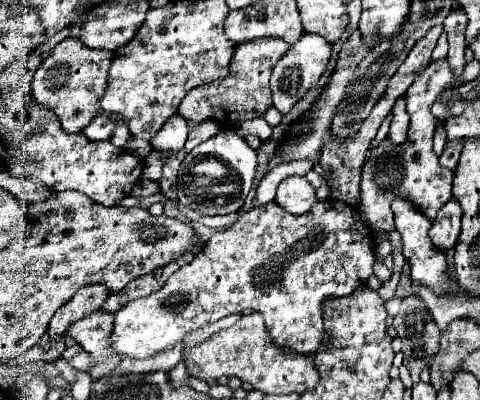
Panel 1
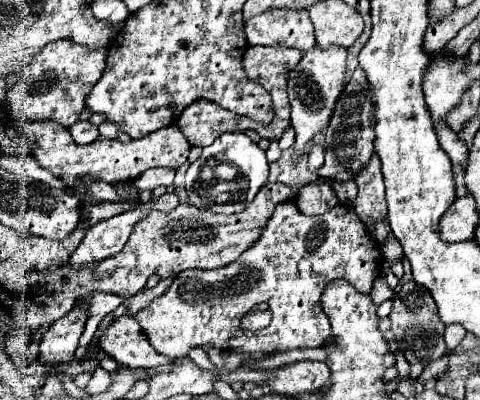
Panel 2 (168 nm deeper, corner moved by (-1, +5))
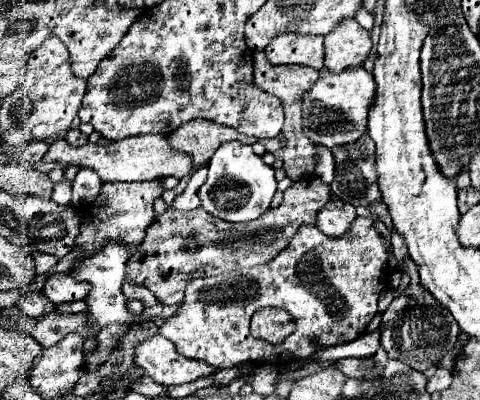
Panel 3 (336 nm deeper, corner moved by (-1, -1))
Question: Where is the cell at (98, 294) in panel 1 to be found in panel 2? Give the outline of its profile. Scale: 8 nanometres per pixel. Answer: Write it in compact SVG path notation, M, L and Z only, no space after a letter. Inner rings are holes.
M75 306L63 318L55 320L41 338L39 360L41 362L69 362L79 346L83 326L87 322L87 306Z

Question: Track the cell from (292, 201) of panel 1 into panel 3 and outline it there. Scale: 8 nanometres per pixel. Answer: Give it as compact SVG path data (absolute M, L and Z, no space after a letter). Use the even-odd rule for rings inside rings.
M333 198L329 200L327 208L323 208L323 212L319 212L319 220L317 220L317 228L323 230L327 236L343 236L351 230L353 220L357 218L355 206Z

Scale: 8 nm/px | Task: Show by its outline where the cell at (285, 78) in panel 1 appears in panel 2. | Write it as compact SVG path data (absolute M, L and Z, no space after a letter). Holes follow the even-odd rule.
M313 46L307 50L301 58L301 62L289 72L287 80L287 94L291 104L291 124L295 128L295 140L297 150L303 154L303 144L317 132L323 130L323 126L329 122L335 102L343 90L343 74L345 74L345 58L347 50L343 46Z

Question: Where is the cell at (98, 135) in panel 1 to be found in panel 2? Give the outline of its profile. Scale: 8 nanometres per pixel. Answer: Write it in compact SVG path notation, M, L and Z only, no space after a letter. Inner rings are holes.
M89 120L75 122L75 126L71 126L69 132L77 144L91 144L99 138L99 126L91 124Z

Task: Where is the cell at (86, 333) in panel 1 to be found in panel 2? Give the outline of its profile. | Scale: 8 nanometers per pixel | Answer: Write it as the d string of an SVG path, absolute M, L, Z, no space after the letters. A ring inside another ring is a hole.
M127 314L115 318L105 328L105 334L99 340L99 350L129 368L153 368L155 372L169 372L171 368L171 360L163 358L151 348L135 318Z

